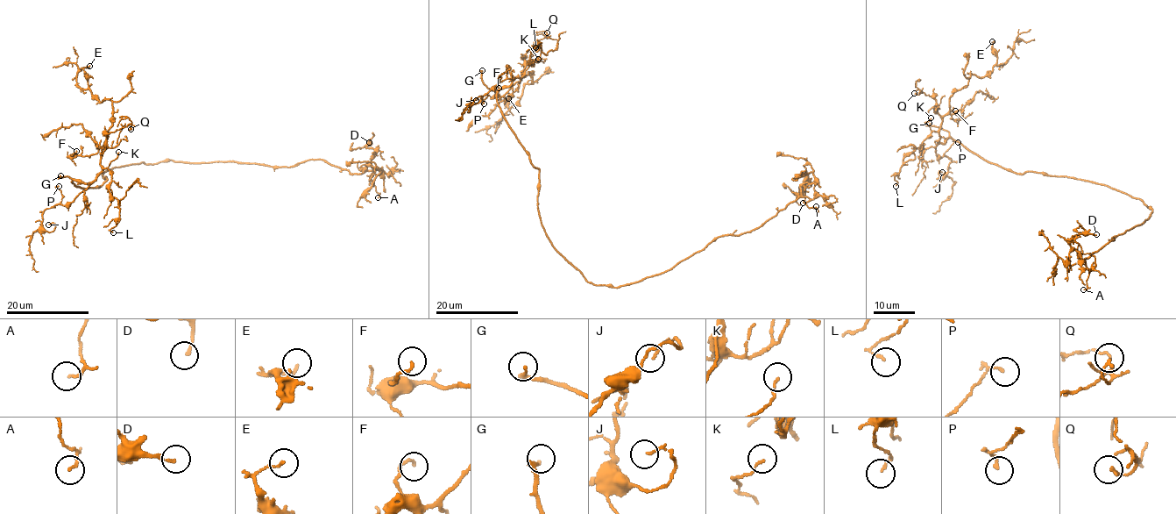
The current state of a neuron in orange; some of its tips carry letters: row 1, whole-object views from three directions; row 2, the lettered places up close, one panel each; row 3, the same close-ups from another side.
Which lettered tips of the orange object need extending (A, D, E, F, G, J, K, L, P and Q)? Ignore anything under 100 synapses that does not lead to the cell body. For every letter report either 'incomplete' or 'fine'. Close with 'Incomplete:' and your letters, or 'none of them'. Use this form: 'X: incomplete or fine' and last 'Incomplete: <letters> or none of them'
A: fine
D: fine
E: fine
F: fine
G: incomplete
J: fine
K: fine
L: fine
P: fine
Q: fine
Incomplete: G

